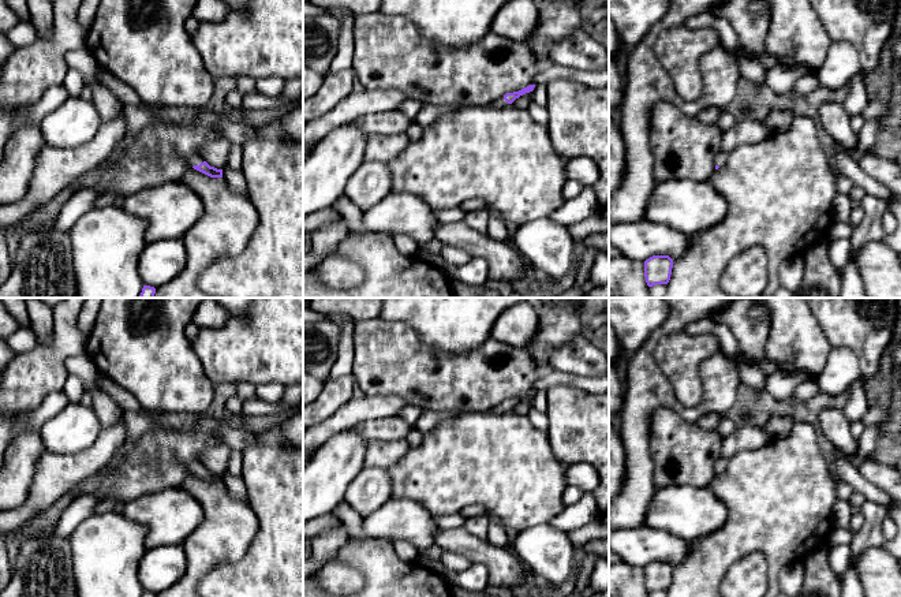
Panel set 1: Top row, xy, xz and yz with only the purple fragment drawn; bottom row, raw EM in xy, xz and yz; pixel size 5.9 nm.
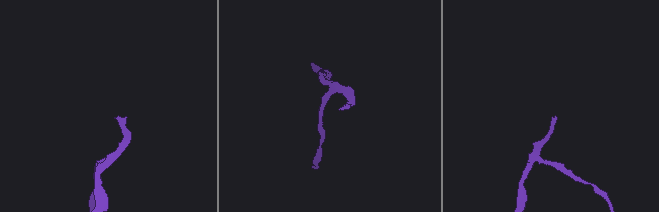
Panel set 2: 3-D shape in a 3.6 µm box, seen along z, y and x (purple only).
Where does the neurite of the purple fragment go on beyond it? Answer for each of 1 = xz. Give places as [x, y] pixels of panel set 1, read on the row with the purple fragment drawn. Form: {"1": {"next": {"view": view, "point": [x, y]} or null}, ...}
{"1": {"next": null}}

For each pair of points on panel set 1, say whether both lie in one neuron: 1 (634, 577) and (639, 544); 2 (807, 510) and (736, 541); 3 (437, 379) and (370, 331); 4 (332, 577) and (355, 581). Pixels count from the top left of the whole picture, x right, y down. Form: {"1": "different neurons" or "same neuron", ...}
{"1": "different neurons", "2": "same neuron", "3": "same neuron", "4": "same neuron"}

